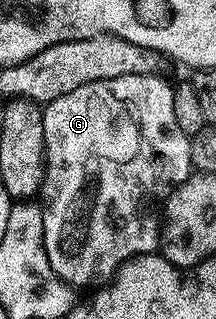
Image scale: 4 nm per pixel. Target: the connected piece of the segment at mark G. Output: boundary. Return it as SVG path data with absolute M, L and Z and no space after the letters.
M124 74L120 78L108 78L107 80L97 80L96 82L88 82L84 86L80 86L76 90L72 90L68 94L64 94L60 98L49 101L42 108L42 121L44 122L44 142L46 143L46 182L45 187L50 188L50 201L44 204L44 211L42 214L42 221L44 222L44 250L48 254L48 262L52 266L54 273L63 280L65 284L69 284L75 290L81 288L90 288L89 290L97 290L107 282L113 280L117 274L118 269L122 265L134 259L136 256L148 256L157 253L160 248L160 233L162 230L162 218L164 215L164 205L166 200L172 195L176 188L179 188L186 179L192 175L192 165L190 163L190 137L184 134L184 130L180 130L180 125L176 123L176 106L174 105L174 88L171 85L166 85L161 80L161 75L158 74Z

